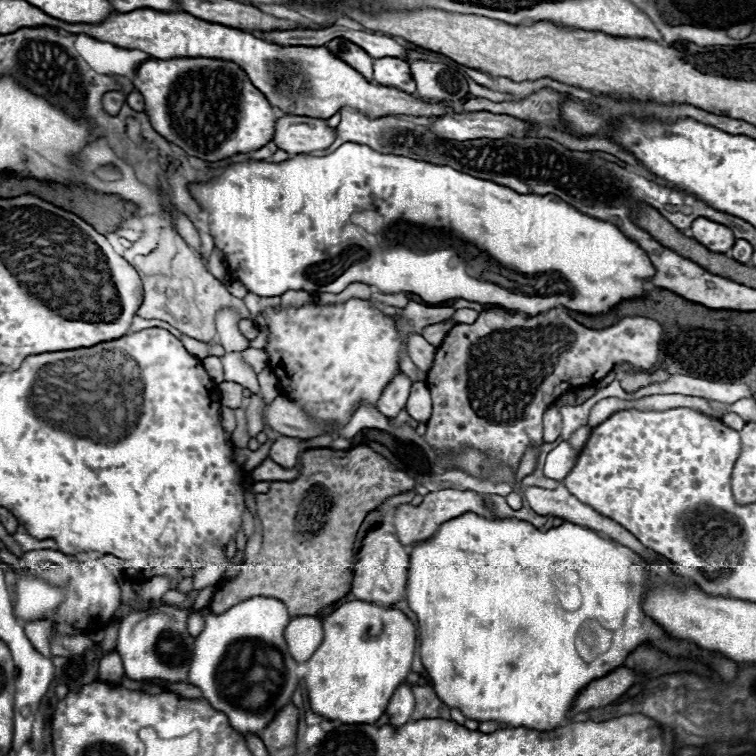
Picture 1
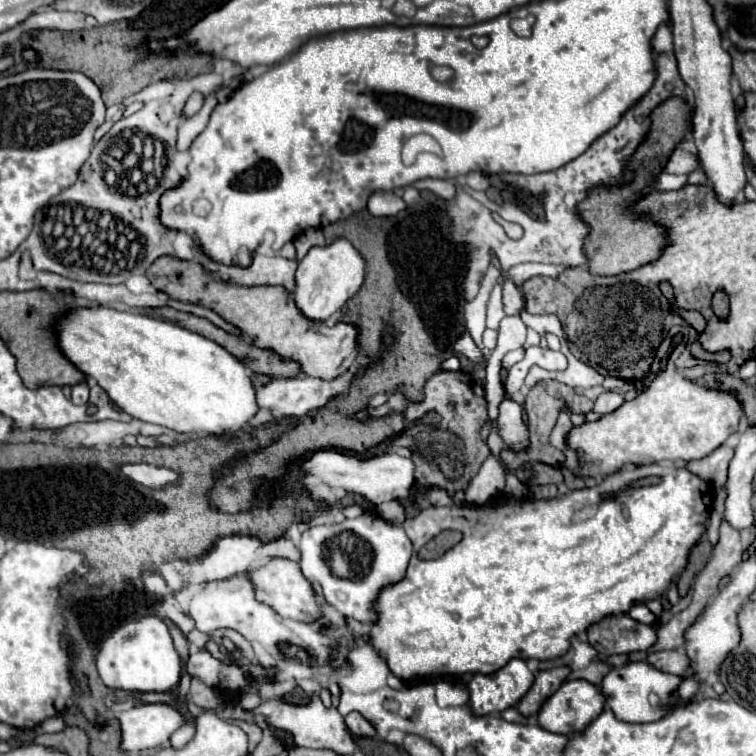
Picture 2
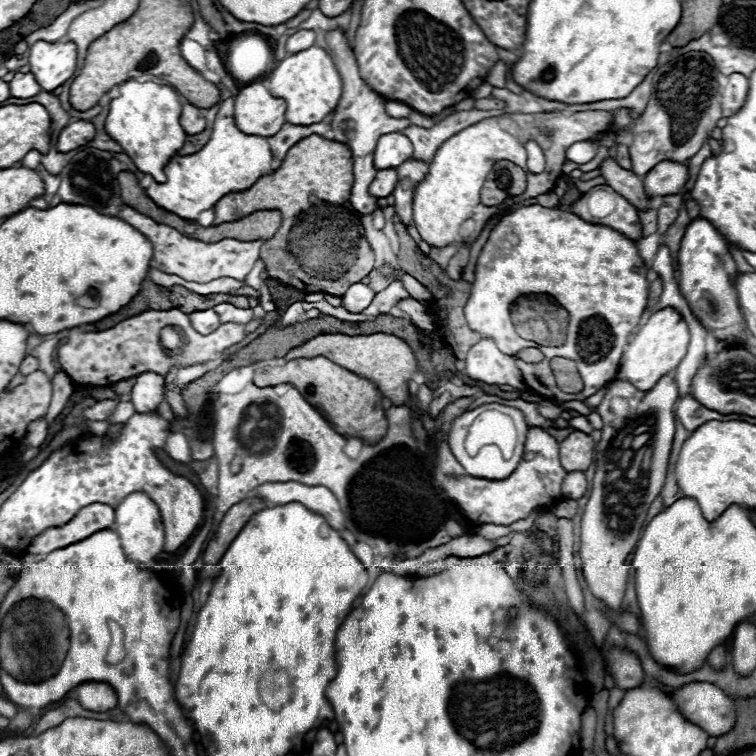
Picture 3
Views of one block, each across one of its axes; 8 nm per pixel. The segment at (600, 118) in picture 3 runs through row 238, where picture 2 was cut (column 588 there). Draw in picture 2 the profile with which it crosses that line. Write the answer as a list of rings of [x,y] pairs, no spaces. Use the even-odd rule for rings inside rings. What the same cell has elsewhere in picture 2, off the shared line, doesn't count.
[[[674,326],[666,342],[656,352],[656,358],[652,362],[652,370],[656,370],[656,378],[650,382],[650,386],[636,396],[632,402],[624,402],[618,410],[602,416],[598,422],[586,422],[578,428],[574,428],[574,434],[570,434],[570,446],[578,446],[582,450],[582,468],[578,470],[580,476],[608,476],[616,470],[620,470],[624,464],[654,464],[654,462],[684,462],[684,460],[700,460],[714,452],[730,434],[732,430],[738,430],[740,418],[742,418],[742,404],[736,398],[734,392],[724,390],[712,390],[704,384],[698,384],[694,380],[684,378],[676,370],[676,358],[682,354],[682,350],[688,344],[688,332],[682,326]]]

